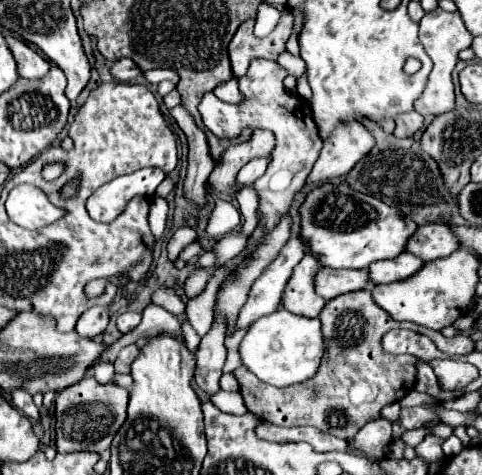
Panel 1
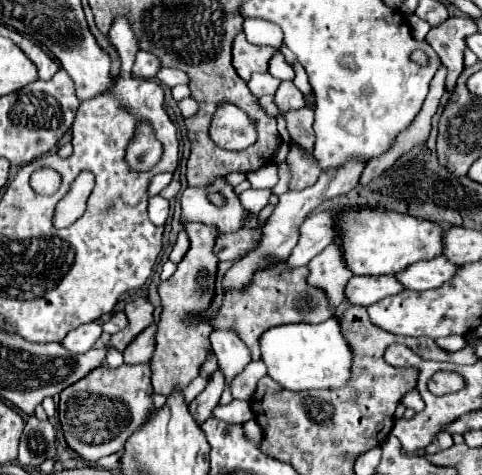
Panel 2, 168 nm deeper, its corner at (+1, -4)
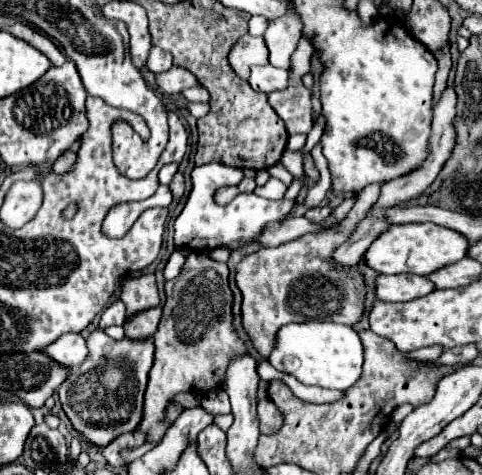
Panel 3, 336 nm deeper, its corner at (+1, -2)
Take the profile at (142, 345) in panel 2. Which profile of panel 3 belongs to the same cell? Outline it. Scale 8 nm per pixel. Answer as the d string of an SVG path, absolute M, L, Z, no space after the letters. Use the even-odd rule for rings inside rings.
M155 307L153 311L141 311L141 315L135 315L133 319L129 319L129 323L123 325L125 337L135 341L149 339L155 335L159 321L161 321L161 307Z

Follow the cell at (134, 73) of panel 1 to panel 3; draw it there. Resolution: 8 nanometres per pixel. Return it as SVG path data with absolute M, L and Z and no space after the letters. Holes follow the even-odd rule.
M151 47L149 59L147 59L147 65L145 65L151 73L167 71L171 65L173 65L173 57L167 51L163 51L161 47Z

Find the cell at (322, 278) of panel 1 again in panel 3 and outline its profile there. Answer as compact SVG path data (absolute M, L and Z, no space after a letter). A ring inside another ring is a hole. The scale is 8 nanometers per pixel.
M377 275L375 279L375 295L381 301L411 301L433 289L433 283L419 275Z

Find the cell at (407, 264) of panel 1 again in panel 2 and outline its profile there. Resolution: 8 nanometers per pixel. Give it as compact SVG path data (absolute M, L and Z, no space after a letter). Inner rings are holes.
M437 257L431 261L413 263L409 269L397 273L395 277L405 285L405 289L427 291L427 289L437 289L443 283L451 281L451 277L455 277L457 269L459 269L459 265L453 265L445 257Z

